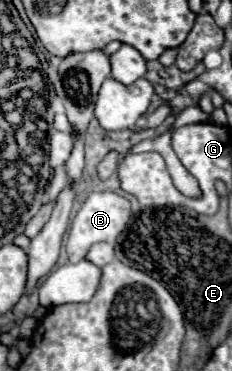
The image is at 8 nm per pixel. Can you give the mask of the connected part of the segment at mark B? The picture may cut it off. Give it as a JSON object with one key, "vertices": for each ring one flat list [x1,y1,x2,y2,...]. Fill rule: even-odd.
{"vertices":[[114,191,90,193,88,199,82,203,80,211,76,213,76,217,72,221,72,227,70,227,70,235,68,235,68,243,66,243,70,263,82,261,94,243,106,241,106,243,114,245,118,235,128,225,130,215,132,215,132,209,130,209,130,201,126,197,122,197,122,195,114,193]]}

